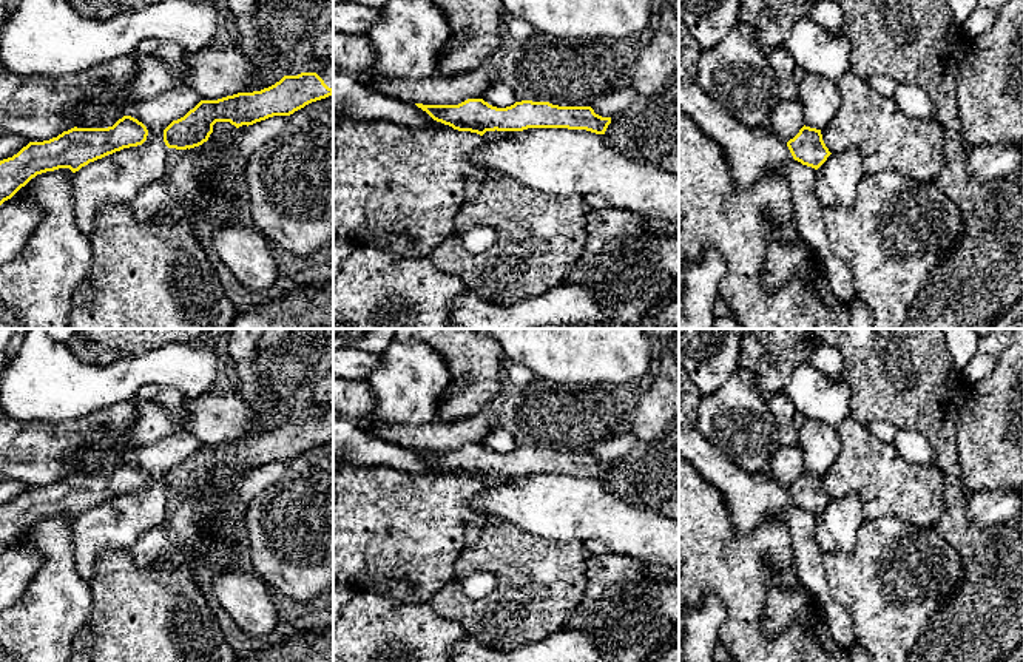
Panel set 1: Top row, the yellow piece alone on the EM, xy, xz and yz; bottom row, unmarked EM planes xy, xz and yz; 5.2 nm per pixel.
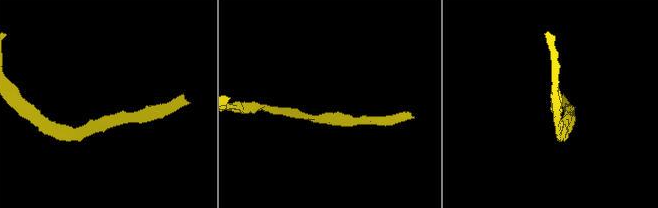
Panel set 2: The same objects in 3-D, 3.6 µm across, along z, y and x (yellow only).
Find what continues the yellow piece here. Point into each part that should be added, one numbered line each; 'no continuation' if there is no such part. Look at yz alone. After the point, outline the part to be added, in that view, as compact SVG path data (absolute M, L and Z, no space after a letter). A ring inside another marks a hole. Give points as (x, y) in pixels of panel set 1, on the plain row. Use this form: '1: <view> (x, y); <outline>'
1: yz (786, 466); M779 446L768 461L768 471L782 486L793 485L804 472L799 446Z

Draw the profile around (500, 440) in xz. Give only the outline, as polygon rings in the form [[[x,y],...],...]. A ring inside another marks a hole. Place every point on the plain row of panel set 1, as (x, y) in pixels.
[[[501,426],[488,432],[483,437],[481,444],[497,454],[506,454],[517,448],[515,441],[514,441],[514,435]]]

